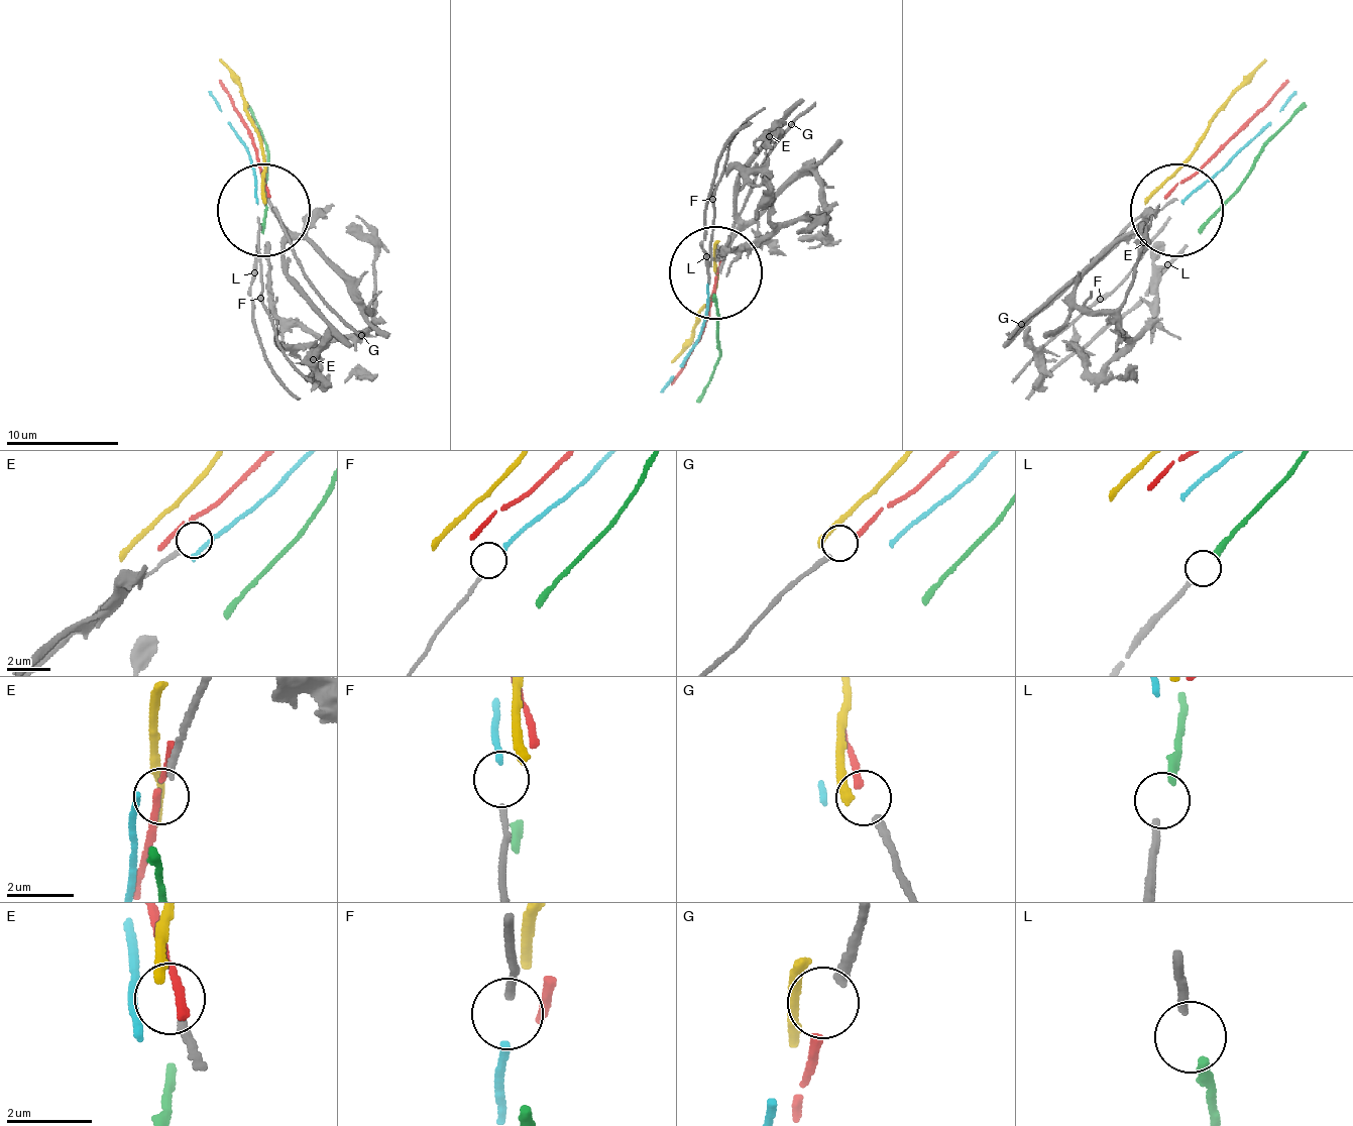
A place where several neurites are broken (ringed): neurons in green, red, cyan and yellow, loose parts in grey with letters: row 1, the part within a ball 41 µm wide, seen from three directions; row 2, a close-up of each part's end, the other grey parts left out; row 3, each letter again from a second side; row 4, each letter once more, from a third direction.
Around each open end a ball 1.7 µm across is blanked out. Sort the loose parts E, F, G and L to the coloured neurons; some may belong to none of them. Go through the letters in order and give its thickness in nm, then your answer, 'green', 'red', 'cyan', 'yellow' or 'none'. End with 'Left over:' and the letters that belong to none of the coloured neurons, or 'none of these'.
E: calibre 220 nm; none
F: calibre 170 nm; cyan
G: calibre 280 nm; red
L: calibre 200 nm; green
Left over: E

